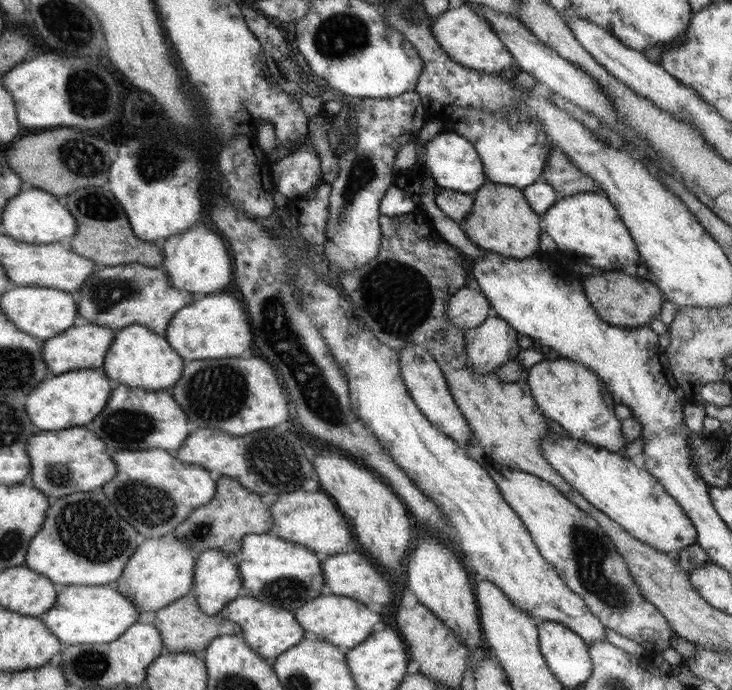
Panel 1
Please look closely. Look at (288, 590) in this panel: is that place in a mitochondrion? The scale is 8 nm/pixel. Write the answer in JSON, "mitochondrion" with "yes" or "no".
{"mitochondrion":"yes"}

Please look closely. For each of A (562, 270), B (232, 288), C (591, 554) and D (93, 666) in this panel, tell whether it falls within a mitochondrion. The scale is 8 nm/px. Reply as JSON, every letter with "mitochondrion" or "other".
{"A":"other","B":"other","C":"mitochondrion","D":"mitochondrion"}

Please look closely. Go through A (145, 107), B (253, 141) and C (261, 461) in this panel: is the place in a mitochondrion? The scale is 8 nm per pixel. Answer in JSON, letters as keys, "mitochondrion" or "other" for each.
{"A":"other","B":"other","C":"mitochondrion"}

